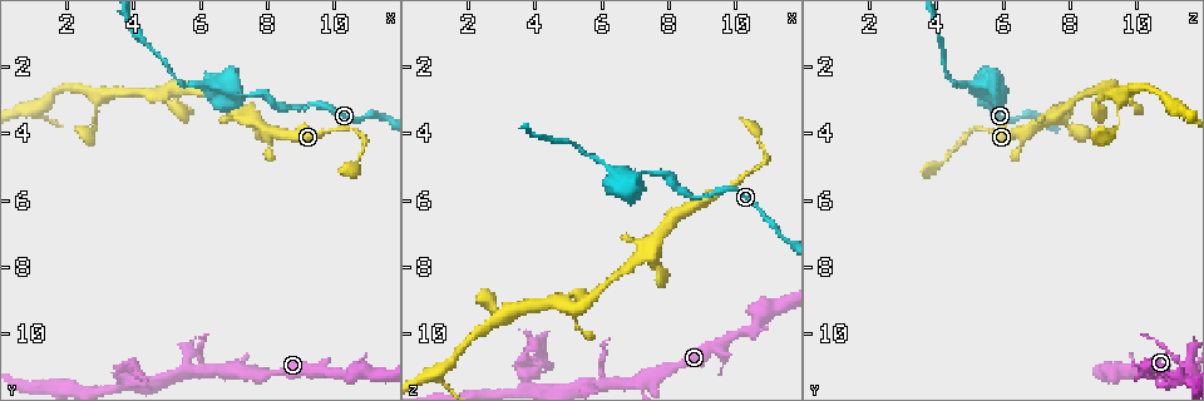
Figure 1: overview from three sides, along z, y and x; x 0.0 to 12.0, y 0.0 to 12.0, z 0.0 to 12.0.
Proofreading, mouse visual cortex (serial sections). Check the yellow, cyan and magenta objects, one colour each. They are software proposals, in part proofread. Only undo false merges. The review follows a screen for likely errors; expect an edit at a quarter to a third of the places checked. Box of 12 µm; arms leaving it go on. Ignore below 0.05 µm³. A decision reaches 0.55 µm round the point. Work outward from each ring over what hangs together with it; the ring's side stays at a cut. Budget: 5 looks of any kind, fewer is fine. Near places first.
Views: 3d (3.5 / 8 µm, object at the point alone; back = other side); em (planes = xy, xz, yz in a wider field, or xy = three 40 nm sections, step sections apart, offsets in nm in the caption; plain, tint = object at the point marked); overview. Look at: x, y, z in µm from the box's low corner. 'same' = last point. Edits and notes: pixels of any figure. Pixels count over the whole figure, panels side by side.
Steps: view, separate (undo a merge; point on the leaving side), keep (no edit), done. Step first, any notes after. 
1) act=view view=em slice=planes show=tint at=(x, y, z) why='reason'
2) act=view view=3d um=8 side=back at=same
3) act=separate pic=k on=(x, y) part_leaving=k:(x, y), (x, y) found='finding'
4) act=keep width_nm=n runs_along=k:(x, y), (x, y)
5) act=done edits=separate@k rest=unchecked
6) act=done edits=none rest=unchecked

act=view view=3d um=3.5 at=(4.8, 2.7, 9.1) why='branch point'

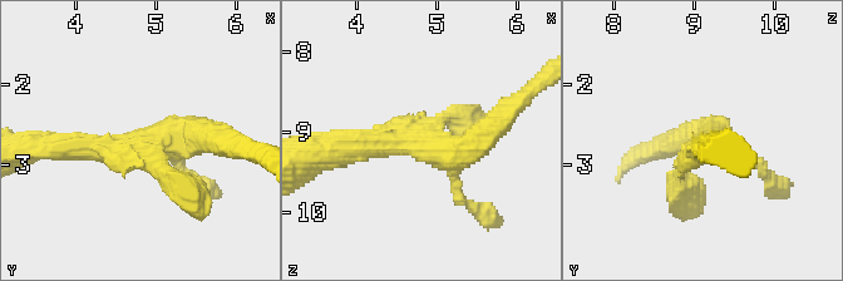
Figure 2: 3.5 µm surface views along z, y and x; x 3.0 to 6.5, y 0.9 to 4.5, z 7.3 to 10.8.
act=view view=em slice=xy step=5 show=tint at=(4.85, 2.75, 9.15) why='need the tissue'

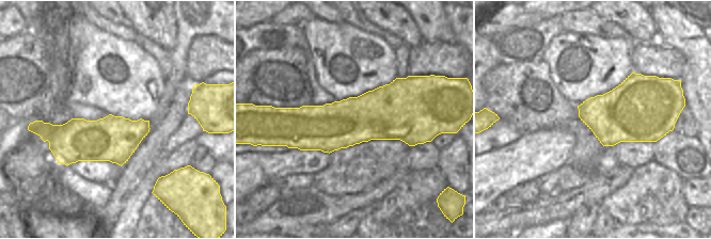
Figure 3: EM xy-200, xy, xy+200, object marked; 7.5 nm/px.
act=keep runs_along=2:(496, 124), (462, 153), (338, 149) found='all the same cell'

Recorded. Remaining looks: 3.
act=view view=3d um=3.5 at=(6.9, 2.7, 5.5) why='thin neck'

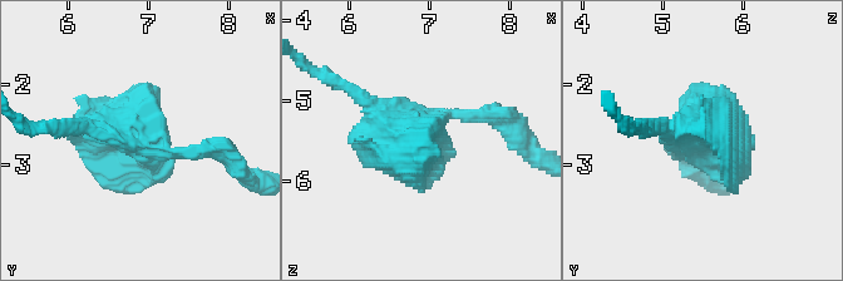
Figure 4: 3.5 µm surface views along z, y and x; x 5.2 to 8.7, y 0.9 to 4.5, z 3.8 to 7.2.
act=view view=em slice=xy step=3 show=tint at=(6.80, 2.60, 5.50) why='need the tissue'

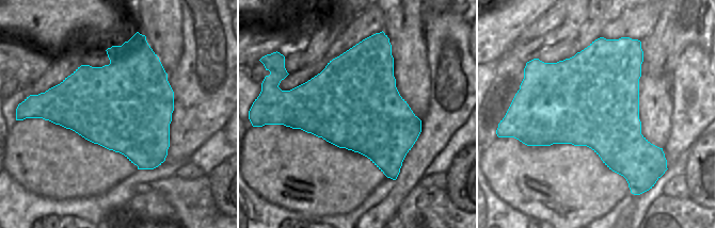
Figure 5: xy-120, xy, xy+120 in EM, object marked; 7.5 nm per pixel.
act=keep runs_along=4:(489, 114), (447, 114), (404, 137), (346, 89) found='all the same cell'

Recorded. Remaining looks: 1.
act=done edits=none rest=unchecked

